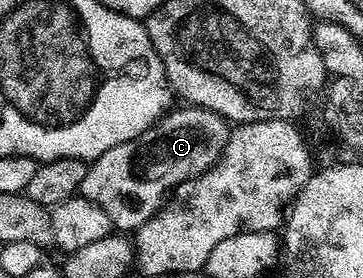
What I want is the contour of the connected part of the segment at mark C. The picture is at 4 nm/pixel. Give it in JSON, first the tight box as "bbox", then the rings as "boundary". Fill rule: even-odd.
{"bbox":[80,106,231,233],"boundary":[[[182,106],[179,112],[171,110],[132,142],[120,142],[120,146],[97,156],[87,167],[80,194],[96,202],[119,233],[133,233],[161,210],[171,193],[218,163],[231,131],[223,116],[207,108]]]}

